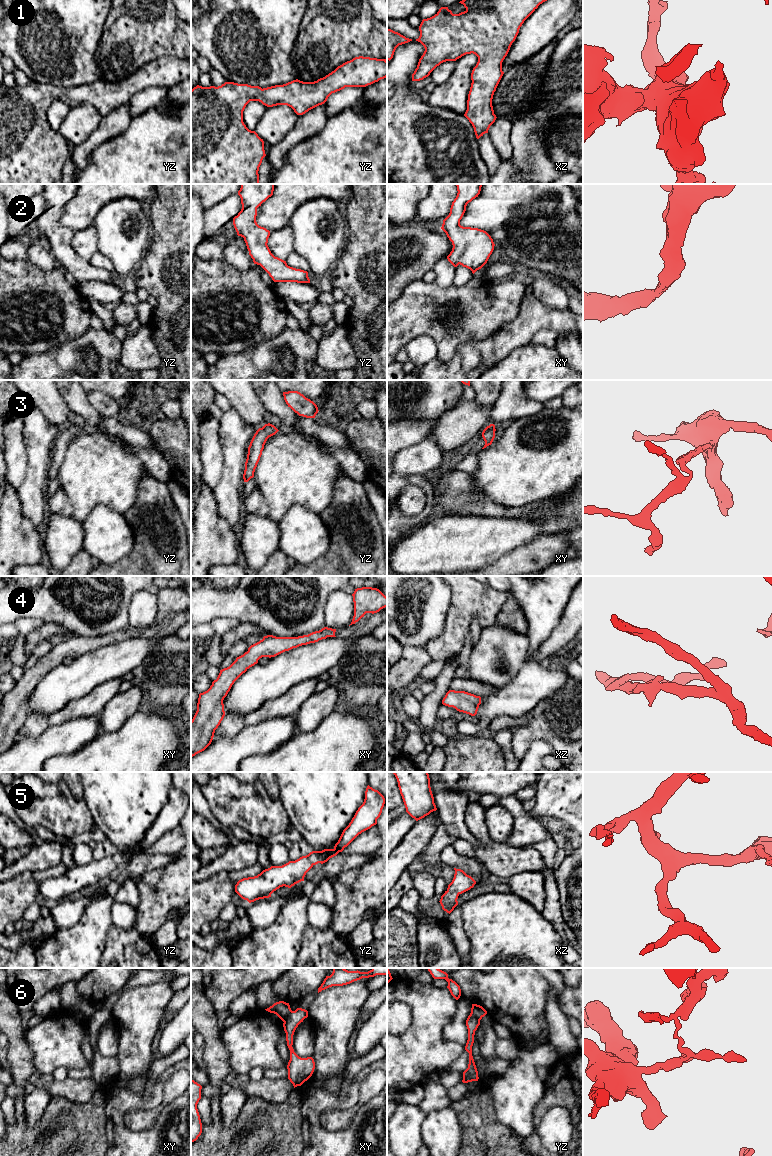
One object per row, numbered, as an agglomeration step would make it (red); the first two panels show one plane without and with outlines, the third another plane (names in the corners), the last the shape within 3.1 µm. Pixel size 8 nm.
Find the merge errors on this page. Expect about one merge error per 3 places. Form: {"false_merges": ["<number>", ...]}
{"false_merges": ["6"]}

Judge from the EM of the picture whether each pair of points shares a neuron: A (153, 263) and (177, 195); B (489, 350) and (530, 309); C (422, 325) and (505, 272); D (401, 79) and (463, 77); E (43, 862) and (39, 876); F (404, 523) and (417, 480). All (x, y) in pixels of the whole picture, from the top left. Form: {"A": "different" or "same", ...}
{"A": "same", "B": "same", "C": "different", "D": "different", "E": "different", "F": "same"}

